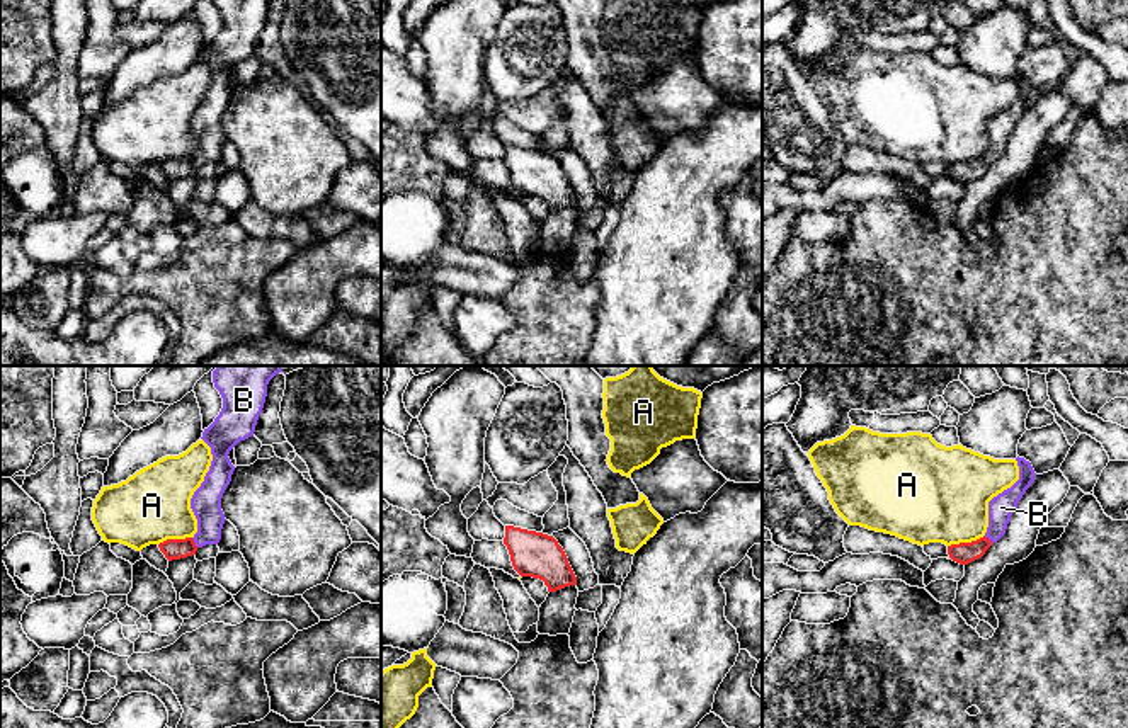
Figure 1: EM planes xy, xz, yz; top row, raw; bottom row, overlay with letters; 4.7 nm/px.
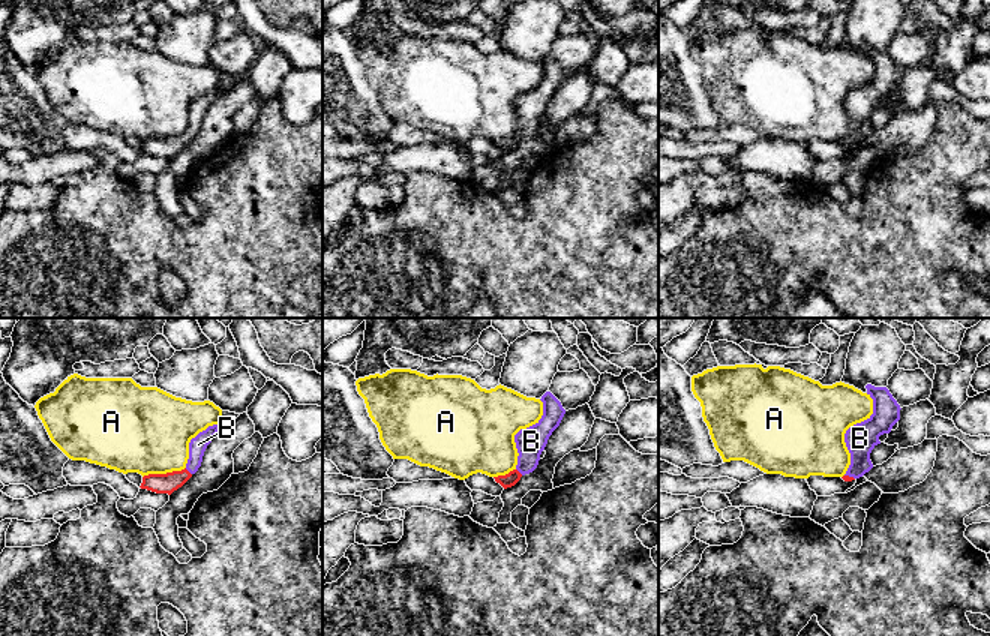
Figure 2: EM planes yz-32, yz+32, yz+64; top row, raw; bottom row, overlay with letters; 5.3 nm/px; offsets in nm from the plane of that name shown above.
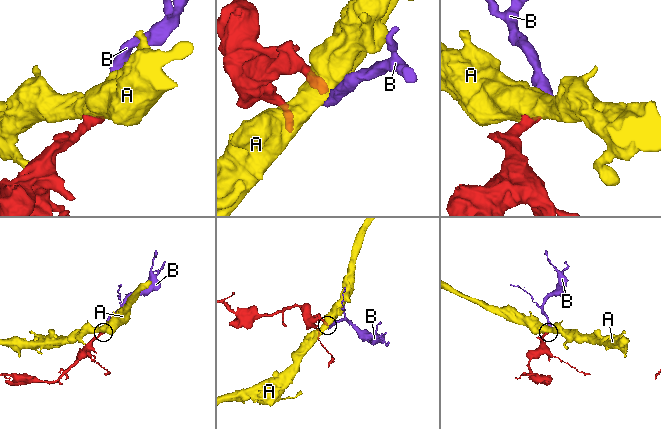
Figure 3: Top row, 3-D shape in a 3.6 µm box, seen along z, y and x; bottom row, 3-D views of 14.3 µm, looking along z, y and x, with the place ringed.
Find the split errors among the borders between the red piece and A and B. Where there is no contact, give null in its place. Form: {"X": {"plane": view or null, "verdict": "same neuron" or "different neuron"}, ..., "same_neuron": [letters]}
{"A": {"plane": "yz", "verdict": "different neuron"}, "B": {"plane": "xy", "verdict": "same neuron"}, "same_neuron": ["B"]}

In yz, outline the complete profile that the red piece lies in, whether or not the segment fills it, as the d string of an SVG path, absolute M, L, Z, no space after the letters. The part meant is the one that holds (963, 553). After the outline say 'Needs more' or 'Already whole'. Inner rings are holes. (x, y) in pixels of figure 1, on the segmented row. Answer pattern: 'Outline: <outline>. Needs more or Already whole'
Outline: M1019 456L1016 461L1019 466L1019 480L988 502L988 527L985 536L971 543L948 546L948 555L953 561L968 565L982 558L985 551L1006 534L1012 512L1036 478L1029 461Z. Needs more

